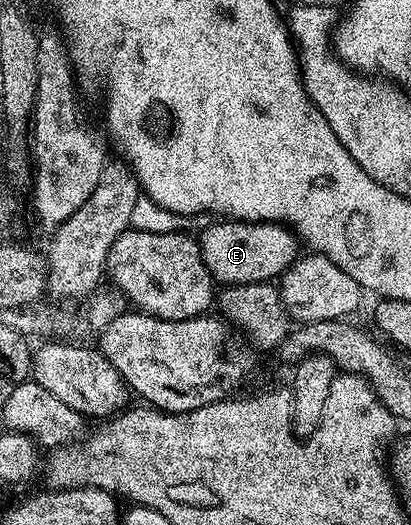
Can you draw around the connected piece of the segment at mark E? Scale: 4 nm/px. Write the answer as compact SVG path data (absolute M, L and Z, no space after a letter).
M221 219L204 233L199 233L200 257L210 270L212 279L220 286L272 282L301 255L302 244L297 233L279 222L249 222Z

